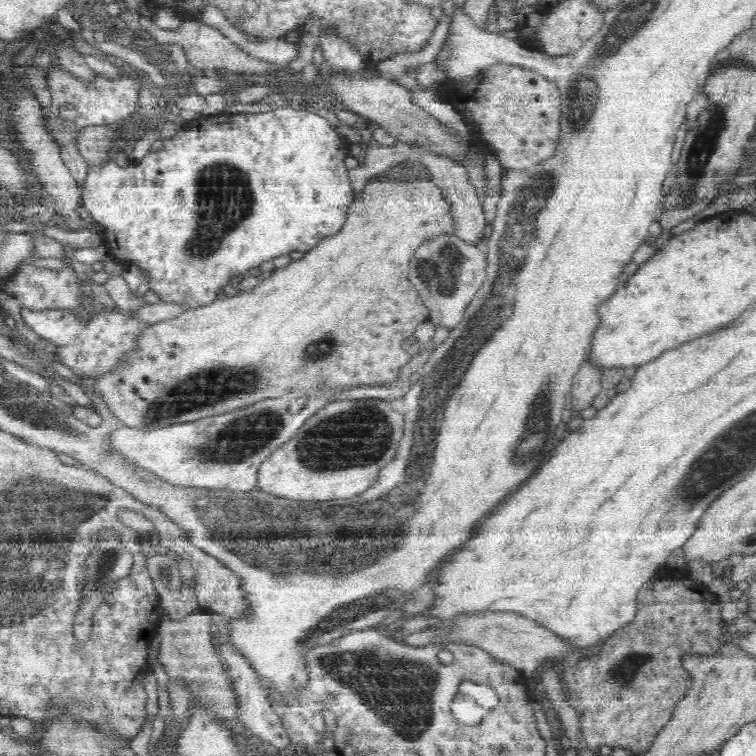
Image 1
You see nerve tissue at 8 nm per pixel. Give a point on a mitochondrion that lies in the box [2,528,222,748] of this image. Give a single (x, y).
(104, 559)

